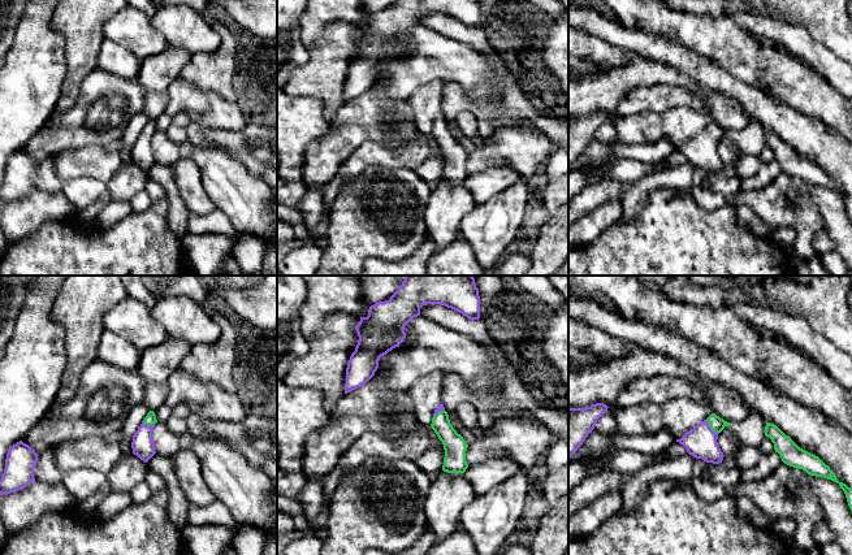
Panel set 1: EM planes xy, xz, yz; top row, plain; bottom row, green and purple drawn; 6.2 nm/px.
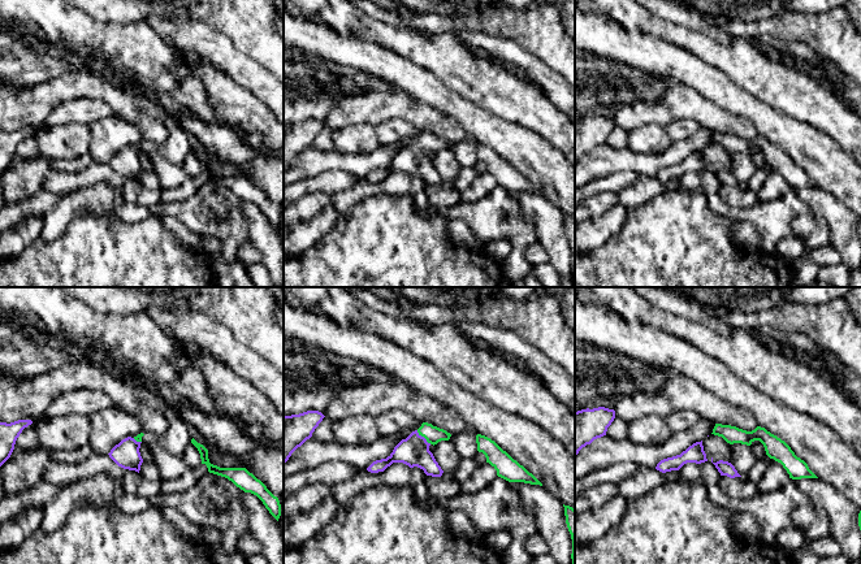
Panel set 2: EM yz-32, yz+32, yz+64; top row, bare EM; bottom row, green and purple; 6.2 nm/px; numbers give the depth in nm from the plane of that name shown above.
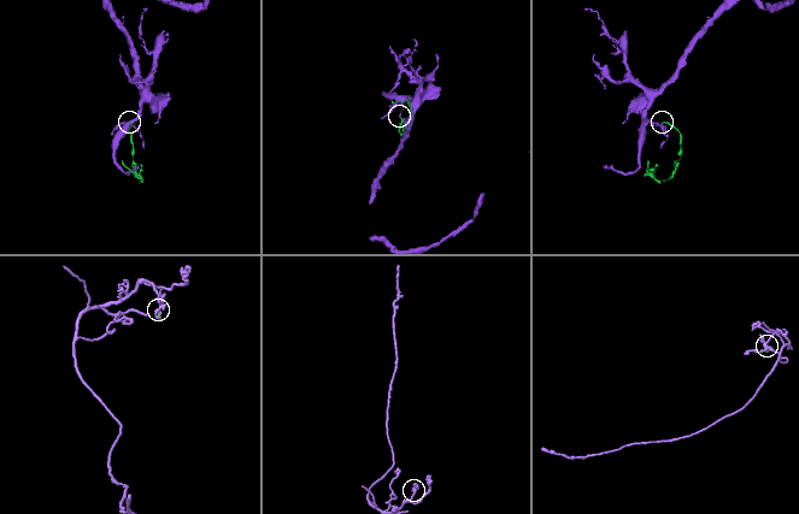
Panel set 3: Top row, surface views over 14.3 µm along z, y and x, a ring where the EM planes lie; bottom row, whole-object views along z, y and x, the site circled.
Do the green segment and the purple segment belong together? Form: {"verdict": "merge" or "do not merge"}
{"verdict": "merge"}

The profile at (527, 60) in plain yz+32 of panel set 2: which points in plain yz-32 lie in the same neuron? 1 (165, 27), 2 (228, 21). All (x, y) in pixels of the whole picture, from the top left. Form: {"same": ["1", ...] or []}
{"same": ["1"]}

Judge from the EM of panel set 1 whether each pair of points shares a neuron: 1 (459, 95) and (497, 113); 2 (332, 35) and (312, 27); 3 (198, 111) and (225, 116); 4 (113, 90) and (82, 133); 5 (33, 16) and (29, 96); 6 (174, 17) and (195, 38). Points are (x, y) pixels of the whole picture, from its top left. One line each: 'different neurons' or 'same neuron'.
1: same neuron
2: different neurons
3: same neuron
4: same neuron
5: same neuron
6: same neuron

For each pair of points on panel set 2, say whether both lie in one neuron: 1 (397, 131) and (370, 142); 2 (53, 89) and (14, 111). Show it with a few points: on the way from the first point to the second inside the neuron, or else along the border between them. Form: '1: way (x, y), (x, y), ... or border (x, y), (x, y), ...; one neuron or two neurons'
1: border (373, 126), (380, 143); two neurons
2: way (44, 96), (39, 102), (24, 107); one neuron

